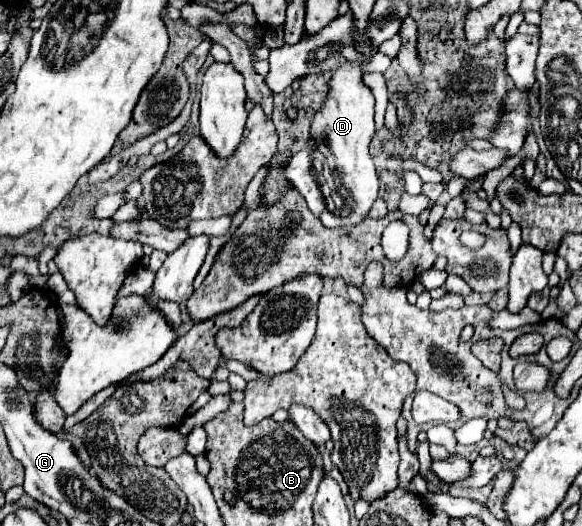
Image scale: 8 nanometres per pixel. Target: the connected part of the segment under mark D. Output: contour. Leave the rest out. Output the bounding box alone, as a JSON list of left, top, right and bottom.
[288,61,378,227]

